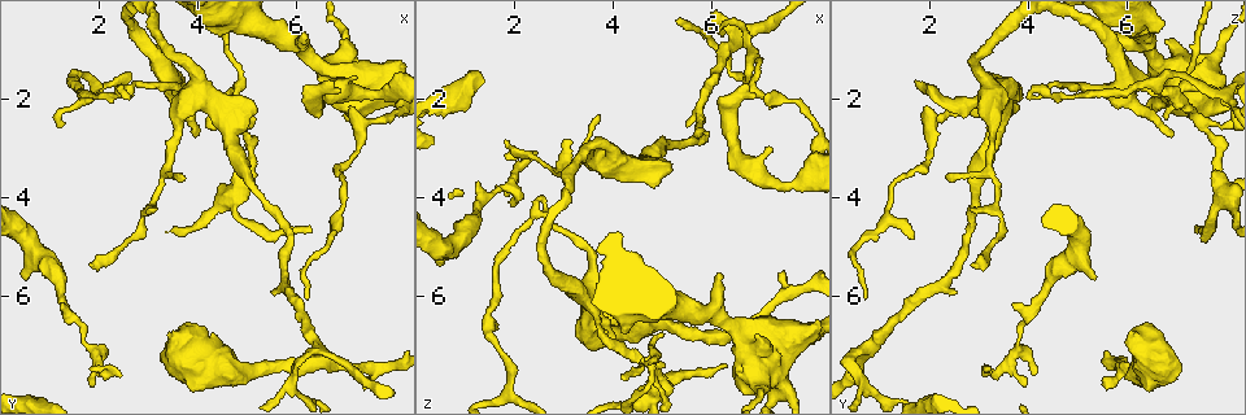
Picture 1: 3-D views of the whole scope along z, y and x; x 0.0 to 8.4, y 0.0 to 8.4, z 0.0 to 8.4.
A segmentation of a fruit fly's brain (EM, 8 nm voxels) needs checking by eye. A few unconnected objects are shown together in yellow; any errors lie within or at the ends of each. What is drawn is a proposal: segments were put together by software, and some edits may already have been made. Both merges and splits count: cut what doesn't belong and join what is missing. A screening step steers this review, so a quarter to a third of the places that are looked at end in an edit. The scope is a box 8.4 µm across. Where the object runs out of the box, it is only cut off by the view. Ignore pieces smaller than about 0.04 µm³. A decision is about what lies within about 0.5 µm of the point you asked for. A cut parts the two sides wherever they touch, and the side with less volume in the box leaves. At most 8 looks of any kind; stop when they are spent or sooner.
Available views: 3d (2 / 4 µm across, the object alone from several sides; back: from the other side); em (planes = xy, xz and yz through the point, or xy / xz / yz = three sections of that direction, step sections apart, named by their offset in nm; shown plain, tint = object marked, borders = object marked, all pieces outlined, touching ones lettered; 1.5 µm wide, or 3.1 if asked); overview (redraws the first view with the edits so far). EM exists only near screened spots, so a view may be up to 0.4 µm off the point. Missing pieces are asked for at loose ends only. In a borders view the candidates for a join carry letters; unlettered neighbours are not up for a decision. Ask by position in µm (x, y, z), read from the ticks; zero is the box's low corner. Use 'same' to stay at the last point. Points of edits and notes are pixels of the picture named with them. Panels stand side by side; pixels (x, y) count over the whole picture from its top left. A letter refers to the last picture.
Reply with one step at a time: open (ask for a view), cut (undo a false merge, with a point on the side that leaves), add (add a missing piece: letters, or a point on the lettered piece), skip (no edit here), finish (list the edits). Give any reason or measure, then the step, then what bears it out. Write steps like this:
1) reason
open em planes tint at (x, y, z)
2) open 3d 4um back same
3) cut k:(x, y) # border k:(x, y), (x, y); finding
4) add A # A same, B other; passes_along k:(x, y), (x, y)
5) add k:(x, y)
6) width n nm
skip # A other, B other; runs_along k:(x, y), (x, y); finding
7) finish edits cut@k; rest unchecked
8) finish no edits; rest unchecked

tapers out
open em yz step 4 borders at (7.40, 7.90, 5.65)

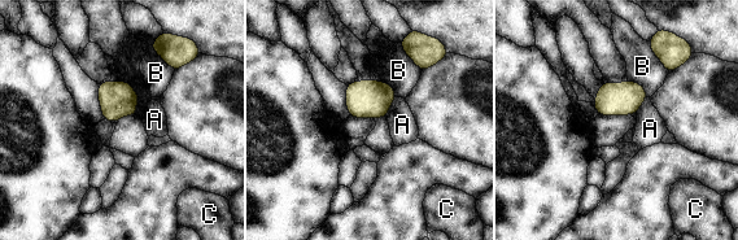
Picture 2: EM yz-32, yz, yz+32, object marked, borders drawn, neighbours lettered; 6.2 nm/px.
skip # A other, B other, C other; none of them fits

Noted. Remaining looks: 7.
a narrow waist
open em planes plain at (4.70, 2.35, 7.35)

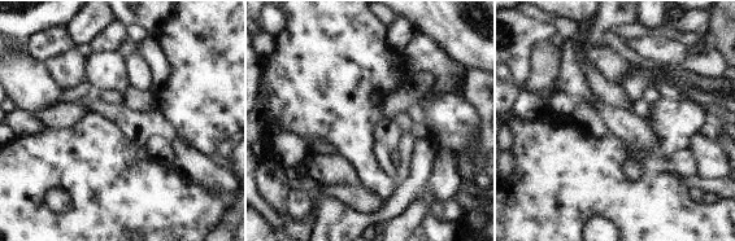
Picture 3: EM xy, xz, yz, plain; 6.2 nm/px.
where the object lies
open em planes tint same

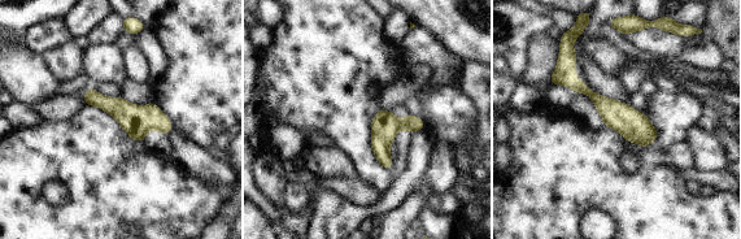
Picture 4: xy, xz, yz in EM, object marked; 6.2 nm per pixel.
what lies round it
open em planes borders same

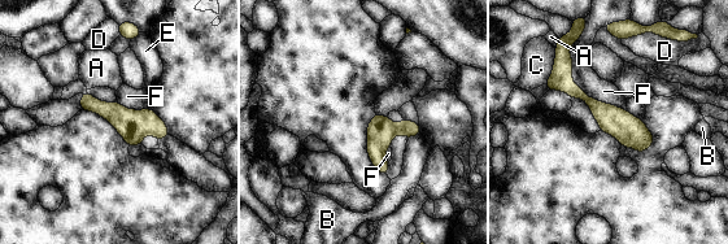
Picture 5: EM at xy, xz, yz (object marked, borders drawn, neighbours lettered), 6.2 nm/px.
width 170 nm
skip # A other, B other, C other, D other, E other, F other; one neuron here

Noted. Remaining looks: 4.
open 3d 4um at (1.10, 5.60, 4.50)

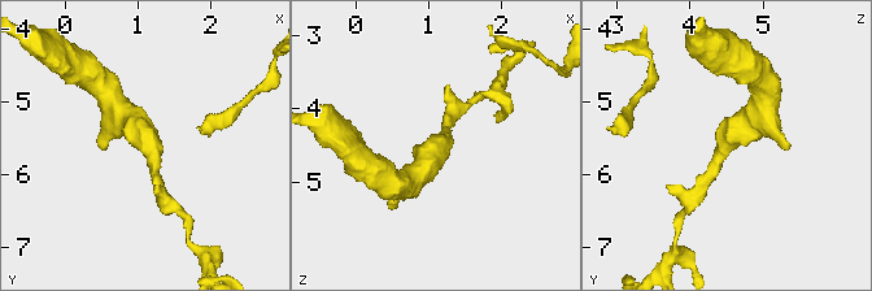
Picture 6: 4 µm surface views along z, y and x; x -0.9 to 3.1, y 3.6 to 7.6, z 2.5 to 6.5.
open em xy step 4 plain at (1.15, 5.60, 4.50)

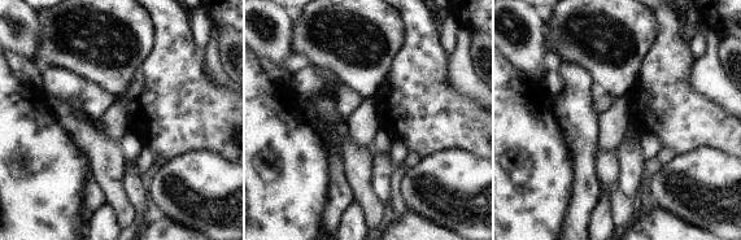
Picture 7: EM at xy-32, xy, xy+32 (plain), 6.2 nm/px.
open em xy step 4 borders same

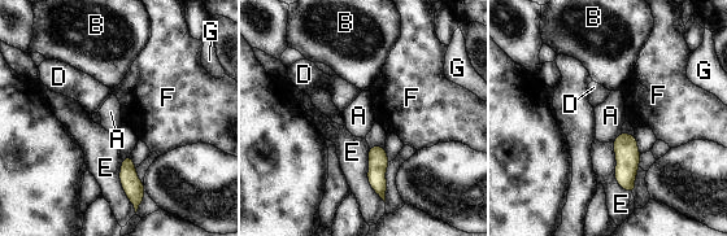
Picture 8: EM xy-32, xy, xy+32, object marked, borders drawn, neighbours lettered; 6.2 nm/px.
skip # A other, B other, D other, E other, F other, G other; border 8:(621, 130), (613, 141); one neuron here

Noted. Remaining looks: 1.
finish no edits; rest unchecked

